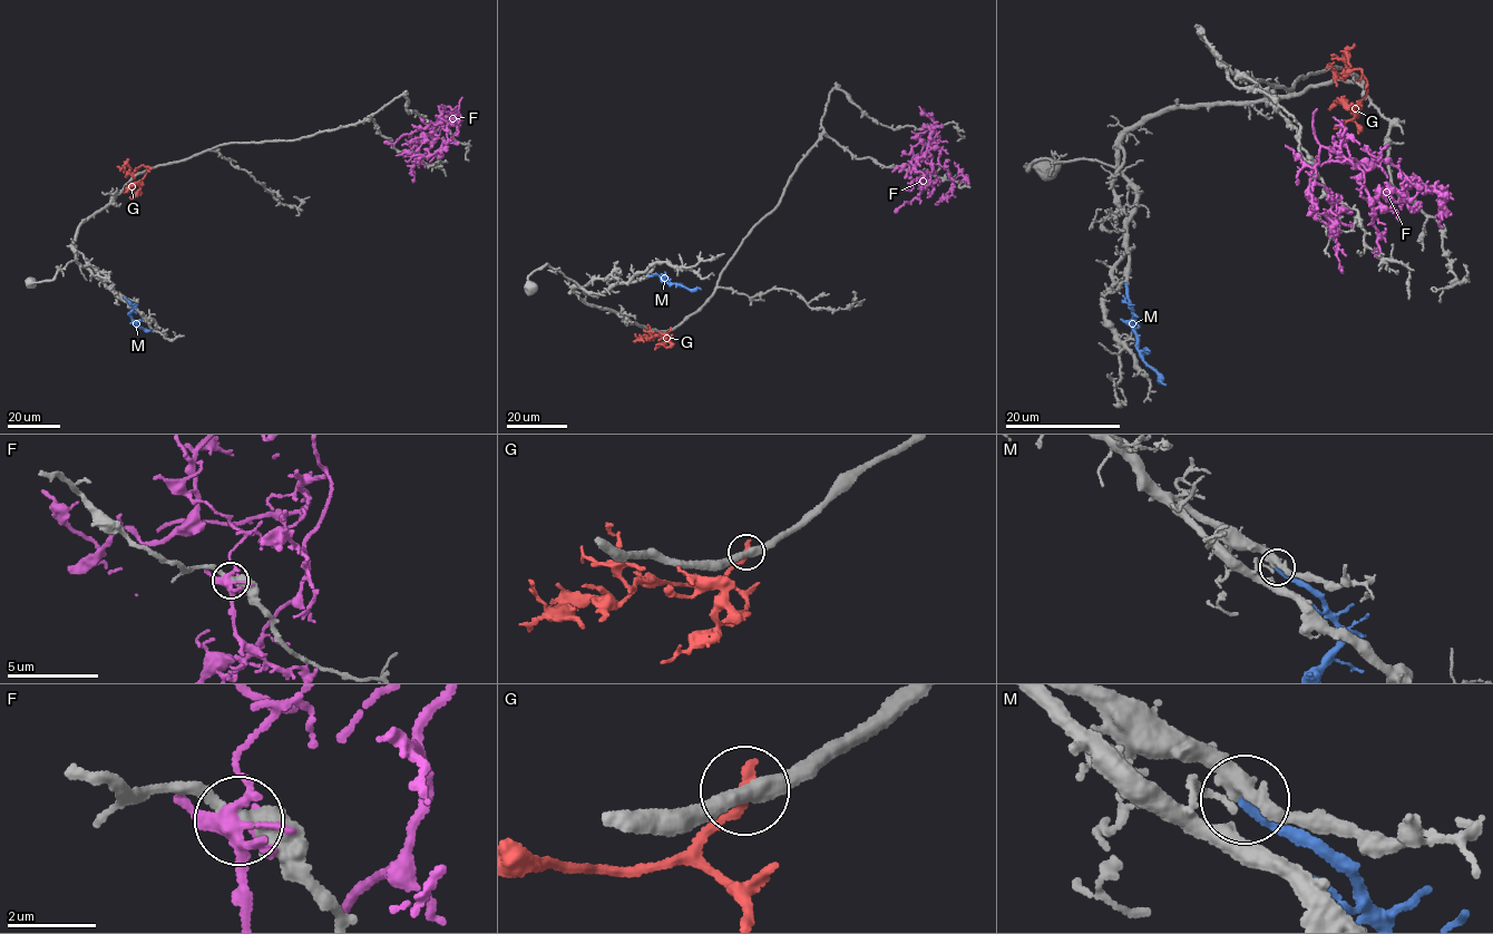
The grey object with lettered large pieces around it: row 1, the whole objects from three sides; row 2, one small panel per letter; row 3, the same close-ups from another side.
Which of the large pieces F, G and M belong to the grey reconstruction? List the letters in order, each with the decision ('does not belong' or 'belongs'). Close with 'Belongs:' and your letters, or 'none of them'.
F: does not belong
G: does not belong
M: belongs
Belongs: M

